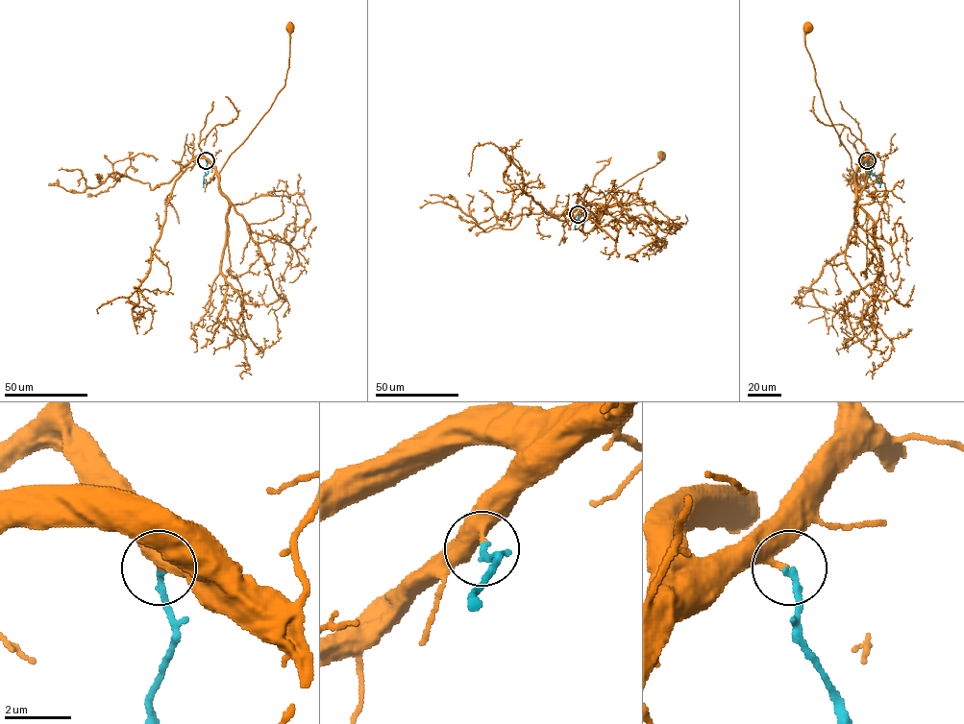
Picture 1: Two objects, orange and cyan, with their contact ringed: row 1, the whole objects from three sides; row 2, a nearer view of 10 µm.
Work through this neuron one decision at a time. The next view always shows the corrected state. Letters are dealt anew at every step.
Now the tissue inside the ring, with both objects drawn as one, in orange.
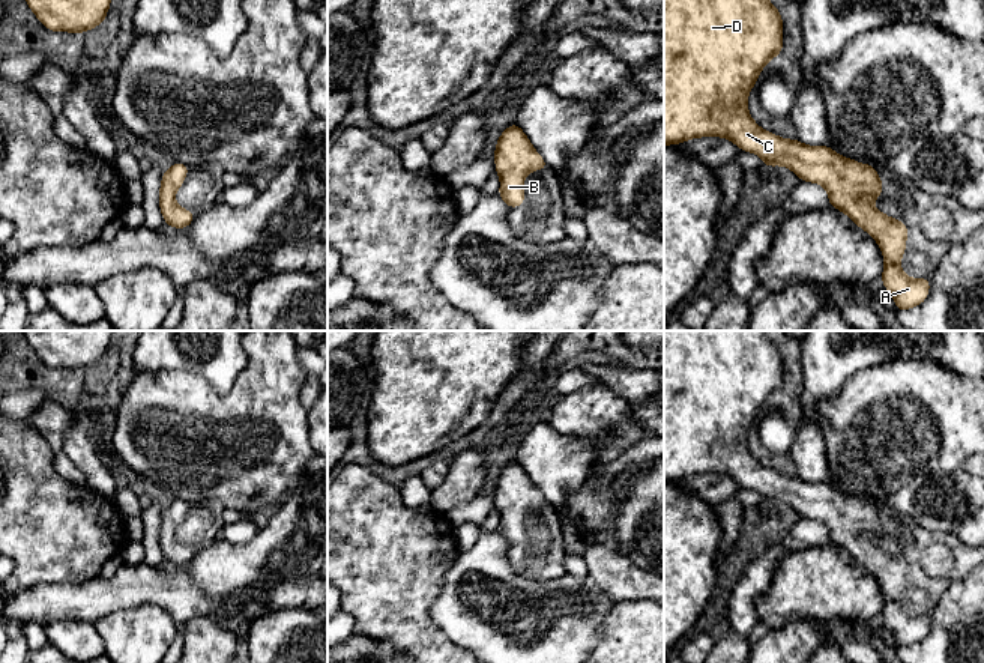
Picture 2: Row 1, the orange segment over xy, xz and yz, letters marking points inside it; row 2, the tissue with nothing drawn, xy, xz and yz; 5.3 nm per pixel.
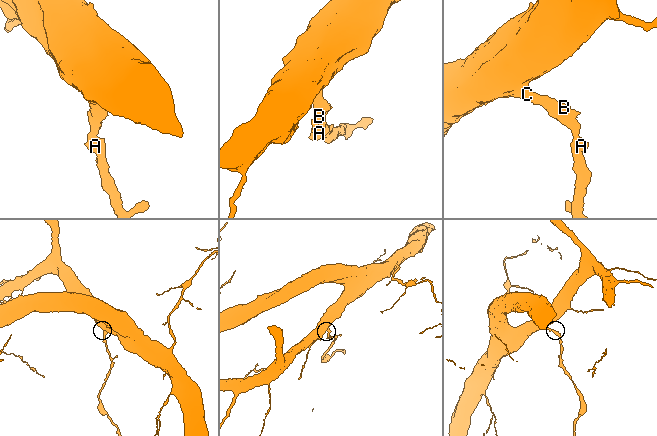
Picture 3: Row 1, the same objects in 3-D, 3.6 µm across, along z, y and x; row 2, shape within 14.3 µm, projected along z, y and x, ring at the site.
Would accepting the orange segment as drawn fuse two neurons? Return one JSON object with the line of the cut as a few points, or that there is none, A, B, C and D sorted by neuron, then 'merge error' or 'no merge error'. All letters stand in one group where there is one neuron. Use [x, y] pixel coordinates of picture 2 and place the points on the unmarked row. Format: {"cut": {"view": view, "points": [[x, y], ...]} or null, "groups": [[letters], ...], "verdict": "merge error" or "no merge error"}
{"cut": null, "groups": [["A", "B", "C", "D"]], "verdict": "no merge error"}

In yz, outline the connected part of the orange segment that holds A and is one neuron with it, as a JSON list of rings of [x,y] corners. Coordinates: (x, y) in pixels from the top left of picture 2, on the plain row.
[[[664,331],[664,483],[681,481],[699,474],[724,474],[742,489],[759,492],[766,505],[772,502],[789,504],[801,517],[822,520],[829,534],[829,543],[844,549],[858,564],[873,573],[882,586],[885,604],[882,619],[894,633],[898,648],[922,640],[930,627],[930,615],[909,615],[900,604],[906,588],[907,562],[879,549],[871,538],[883,529],[873,501],[865,502],[847,496],[829,483],[808,483],[795,475],[784,477],[763,468],[750,453],[748,430],[768,398],[783,386],[781,349],[766,335],[766,331]]]

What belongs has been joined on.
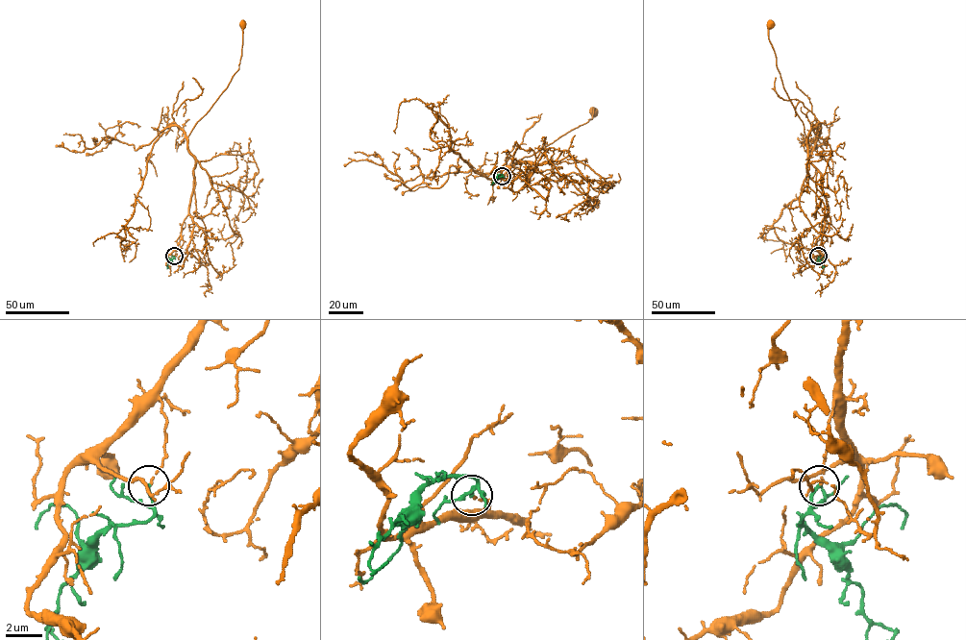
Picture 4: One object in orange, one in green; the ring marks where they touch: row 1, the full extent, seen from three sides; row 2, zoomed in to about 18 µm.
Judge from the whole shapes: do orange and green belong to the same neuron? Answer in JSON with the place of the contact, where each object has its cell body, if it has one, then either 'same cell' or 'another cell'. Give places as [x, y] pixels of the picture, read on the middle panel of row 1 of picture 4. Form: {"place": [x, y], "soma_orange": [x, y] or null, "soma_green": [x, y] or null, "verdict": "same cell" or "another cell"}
{"place": [502, 176], "soma_orange": [593, 111], "soma_green": null, "verdict": "another cell"}

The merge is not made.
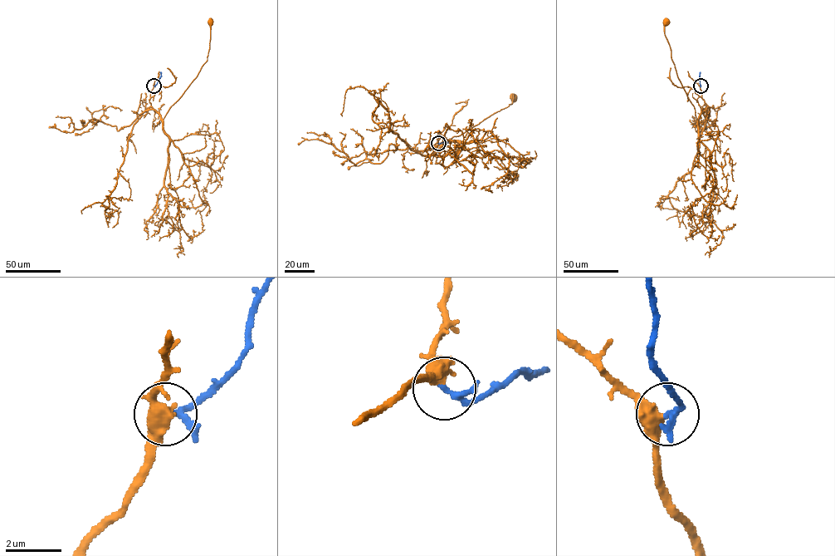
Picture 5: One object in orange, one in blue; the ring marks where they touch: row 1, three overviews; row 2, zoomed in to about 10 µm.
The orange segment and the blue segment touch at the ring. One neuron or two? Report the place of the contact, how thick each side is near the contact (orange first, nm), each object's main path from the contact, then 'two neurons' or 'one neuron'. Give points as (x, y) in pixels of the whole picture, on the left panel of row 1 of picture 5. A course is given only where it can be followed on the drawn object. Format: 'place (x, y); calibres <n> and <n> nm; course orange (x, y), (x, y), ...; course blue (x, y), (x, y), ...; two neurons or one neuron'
place (153, 86); calibres 460 and 160 nm; course orange (153, 86), (149, 102), (163, 119), (207, 61), (210, 22); course blue (153, 86), (160, 72); one neuron

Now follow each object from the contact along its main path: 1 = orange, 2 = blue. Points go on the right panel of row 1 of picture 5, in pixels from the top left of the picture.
1: (700, 86), (702, 99), (707, 107), (697, 119), (672, 61), (664, 33), (666, 22)
2: (700, 86), (700, 72)

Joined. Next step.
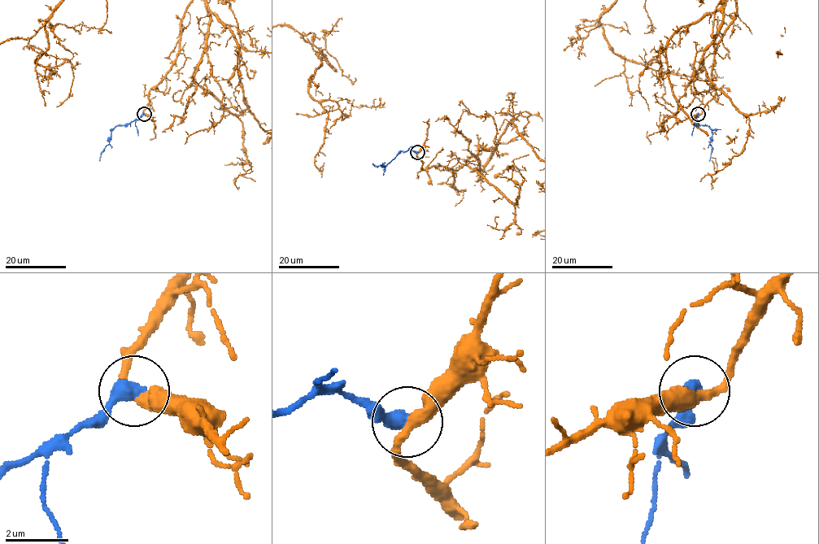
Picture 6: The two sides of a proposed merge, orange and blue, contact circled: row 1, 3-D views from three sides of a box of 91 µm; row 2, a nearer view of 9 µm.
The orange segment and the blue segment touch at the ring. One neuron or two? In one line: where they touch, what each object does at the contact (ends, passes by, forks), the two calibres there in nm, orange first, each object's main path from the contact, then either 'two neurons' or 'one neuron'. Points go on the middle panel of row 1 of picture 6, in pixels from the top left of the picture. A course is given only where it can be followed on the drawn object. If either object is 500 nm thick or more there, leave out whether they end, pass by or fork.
place (417, 152); orange passes by; blue ends; calibres 360 and 480 nm; course blue (417, 153), (411, 150), (401, 151), (385, 167), (382, 164), (375, 167), (373, 163); two neurons

